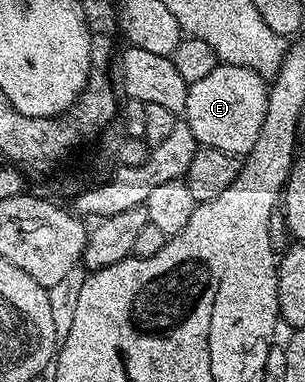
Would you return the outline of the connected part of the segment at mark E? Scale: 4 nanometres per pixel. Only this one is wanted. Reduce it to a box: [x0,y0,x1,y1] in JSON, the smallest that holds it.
[184,62,269,157]

